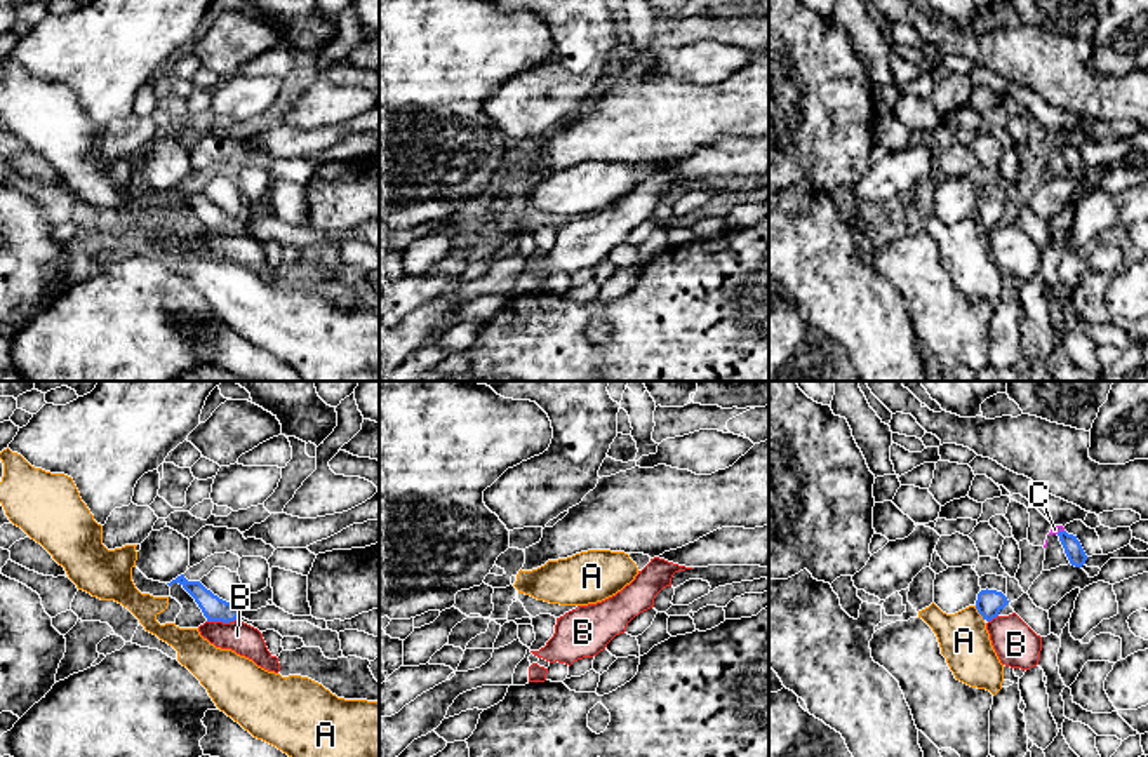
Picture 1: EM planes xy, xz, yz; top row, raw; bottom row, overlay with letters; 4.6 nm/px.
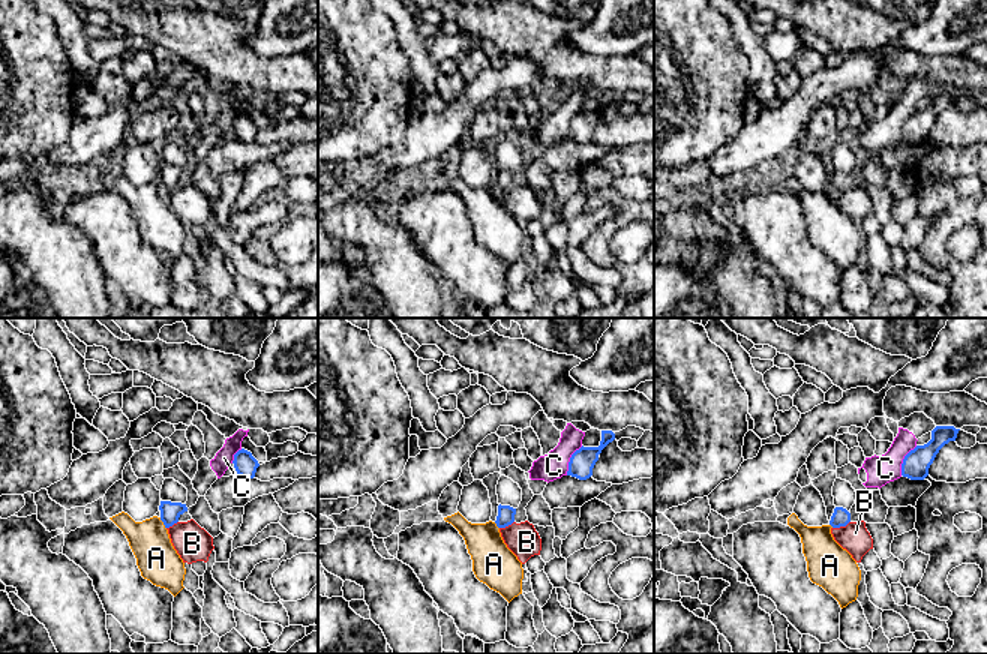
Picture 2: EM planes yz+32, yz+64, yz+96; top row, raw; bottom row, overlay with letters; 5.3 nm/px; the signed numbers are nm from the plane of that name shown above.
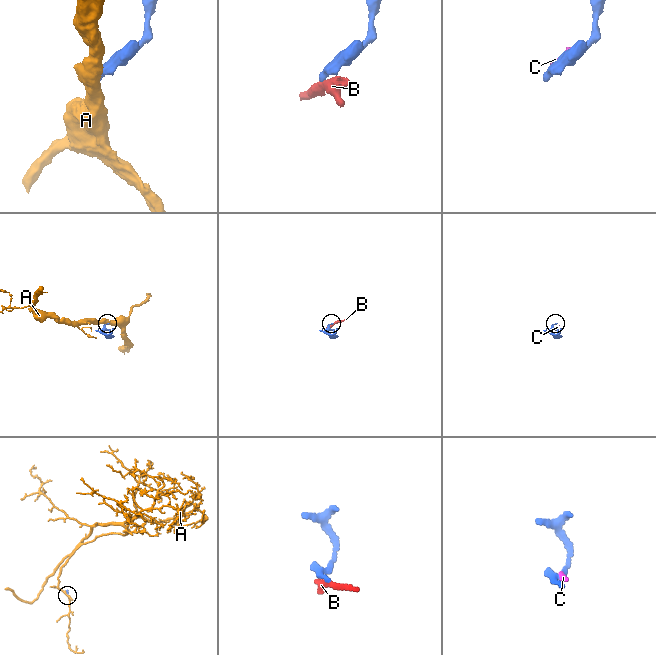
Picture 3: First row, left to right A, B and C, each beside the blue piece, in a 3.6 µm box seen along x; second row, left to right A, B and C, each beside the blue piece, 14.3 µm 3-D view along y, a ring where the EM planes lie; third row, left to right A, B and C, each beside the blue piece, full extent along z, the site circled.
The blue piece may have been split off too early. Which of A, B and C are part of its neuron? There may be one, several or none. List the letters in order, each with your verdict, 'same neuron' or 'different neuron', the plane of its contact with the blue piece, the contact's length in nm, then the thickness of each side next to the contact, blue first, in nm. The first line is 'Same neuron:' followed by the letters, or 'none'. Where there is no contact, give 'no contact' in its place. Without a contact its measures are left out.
Same neuron: none
A: different neuron; meets blue in yz; contact 80 nm long; 120 nm thick on the blue side, 240 nm on the other
B: different neuron; meets blue in xy; contact 140 nm long; 110 nm thick on the blue side, 140 nm on the other
C: different neuron; meets blue in yz; contact 40 nm long; 90 nm thick on the blue side, 40 nm on the other

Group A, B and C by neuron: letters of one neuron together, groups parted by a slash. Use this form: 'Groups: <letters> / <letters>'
Groups: A / B / C

